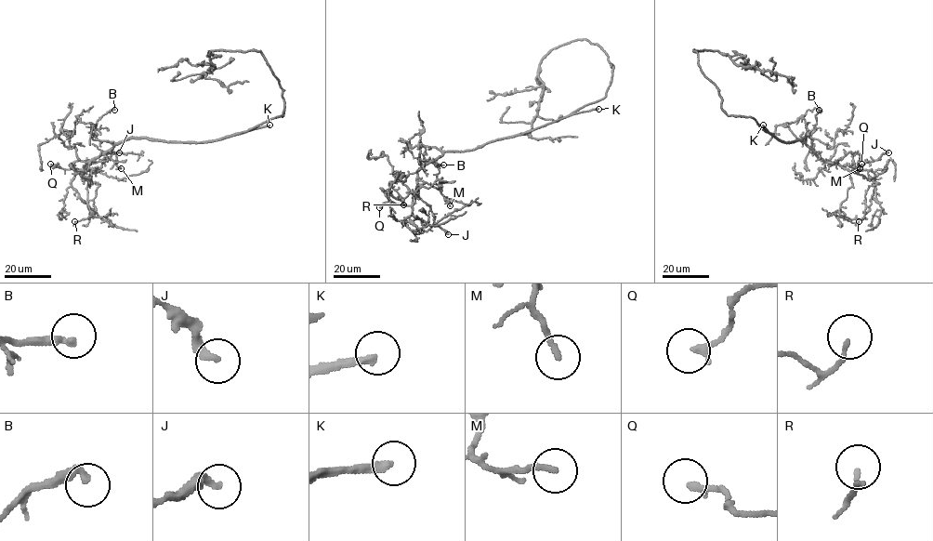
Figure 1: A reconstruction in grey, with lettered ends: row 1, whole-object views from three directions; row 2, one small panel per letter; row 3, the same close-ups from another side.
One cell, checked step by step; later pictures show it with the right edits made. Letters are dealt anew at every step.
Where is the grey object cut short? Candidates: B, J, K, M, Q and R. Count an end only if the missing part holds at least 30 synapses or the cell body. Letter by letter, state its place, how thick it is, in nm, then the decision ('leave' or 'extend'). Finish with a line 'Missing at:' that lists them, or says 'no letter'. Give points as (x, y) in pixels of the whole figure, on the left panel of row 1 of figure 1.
B: at (114, 110); 260 nm thick; leave
J: at (119, 152); 320 nm thick; leave
K: at (269, 125); 240 nm thick; extend
M: at (121, 168); 200 nm thick; leave
Q: at (50, 164); 240 nm thick; leave
R: at (74, 221); 140 nm thick; leave
Missing at: K

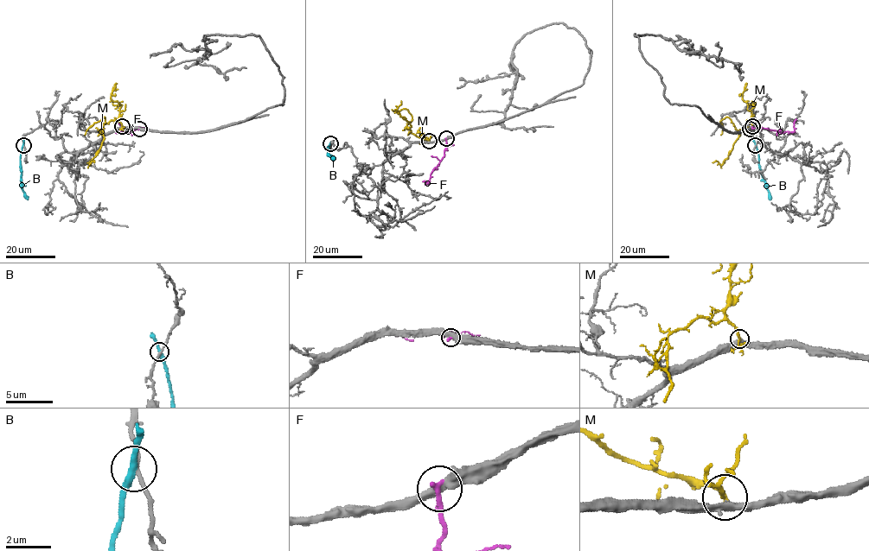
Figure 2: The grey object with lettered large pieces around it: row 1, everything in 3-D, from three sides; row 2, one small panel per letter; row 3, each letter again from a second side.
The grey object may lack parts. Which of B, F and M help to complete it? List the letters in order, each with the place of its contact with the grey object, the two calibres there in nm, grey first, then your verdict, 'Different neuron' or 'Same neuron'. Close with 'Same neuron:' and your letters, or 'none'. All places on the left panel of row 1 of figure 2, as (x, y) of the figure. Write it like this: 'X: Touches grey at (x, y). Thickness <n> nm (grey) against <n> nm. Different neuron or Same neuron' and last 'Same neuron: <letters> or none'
B: Touches grey at (23, 145). Thickness 170 nm (grey) against 300 nm. Different neuron
F: Touches grey at (139, 129). Thickness 480 nm (grey) against 180 nm. Different neuron
M: Touches grey at (122, 126). Thickness 360 nm (grey) against 140 nm. Same neuron
Same neuron: M

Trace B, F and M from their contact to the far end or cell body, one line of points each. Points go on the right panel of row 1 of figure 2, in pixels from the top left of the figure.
B: (755, 145), (760, 174), (770, 199)
F: (750, 129), (790, 132), (795, 130), (796, 119)
M: (752, 126), (749, 120), (744, 125), (723, 163), (712, 162)

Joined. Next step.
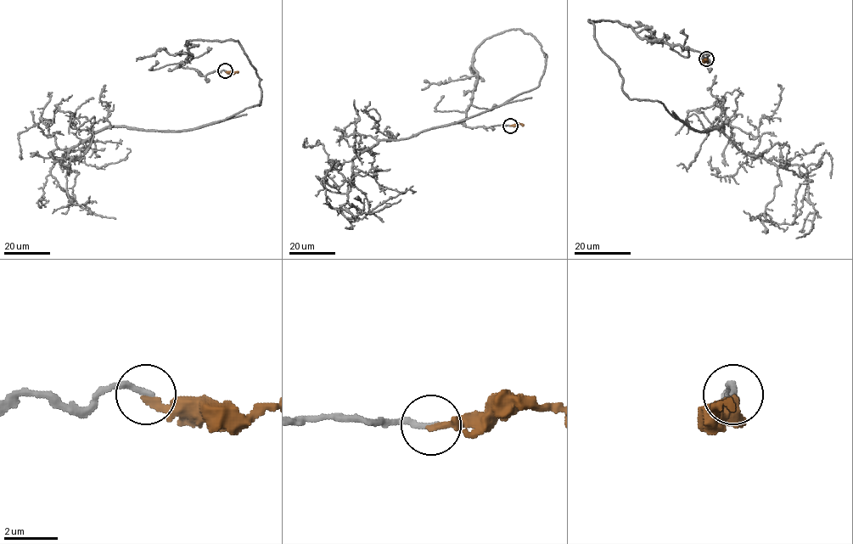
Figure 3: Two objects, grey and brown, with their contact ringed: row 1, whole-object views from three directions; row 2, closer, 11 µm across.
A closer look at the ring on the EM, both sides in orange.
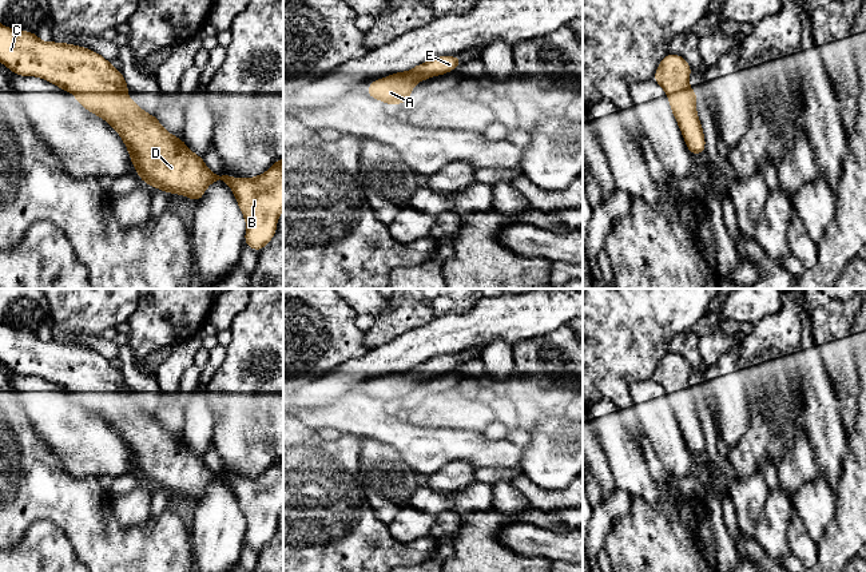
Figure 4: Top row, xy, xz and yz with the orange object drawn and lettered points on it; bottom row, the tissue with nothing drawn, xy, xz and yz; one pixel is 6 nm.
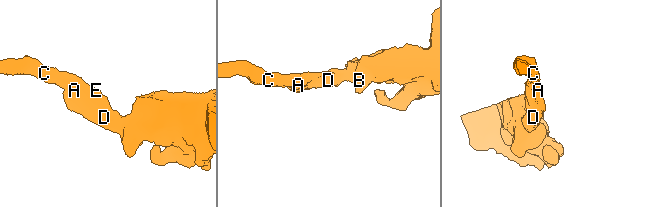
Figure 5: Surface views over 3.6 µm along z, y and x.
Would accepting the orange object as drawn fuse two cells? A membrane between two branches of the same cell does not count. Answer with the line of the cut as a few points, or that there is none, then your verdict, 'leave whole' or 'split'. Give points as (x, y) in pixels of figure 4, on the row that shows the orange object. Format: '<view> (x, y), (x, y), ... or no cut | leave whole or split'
no cut | leave whole

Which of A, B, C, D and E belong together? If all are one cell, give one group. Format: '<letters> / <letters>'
A B C D E

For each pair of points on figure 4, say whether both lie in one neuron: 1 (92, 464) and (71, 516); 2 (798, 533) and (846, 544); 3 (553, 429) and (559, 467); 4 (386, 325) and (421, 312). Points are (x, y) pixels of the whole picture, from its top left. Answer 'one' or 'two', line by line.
1: two
2: two
3: one
4: one

